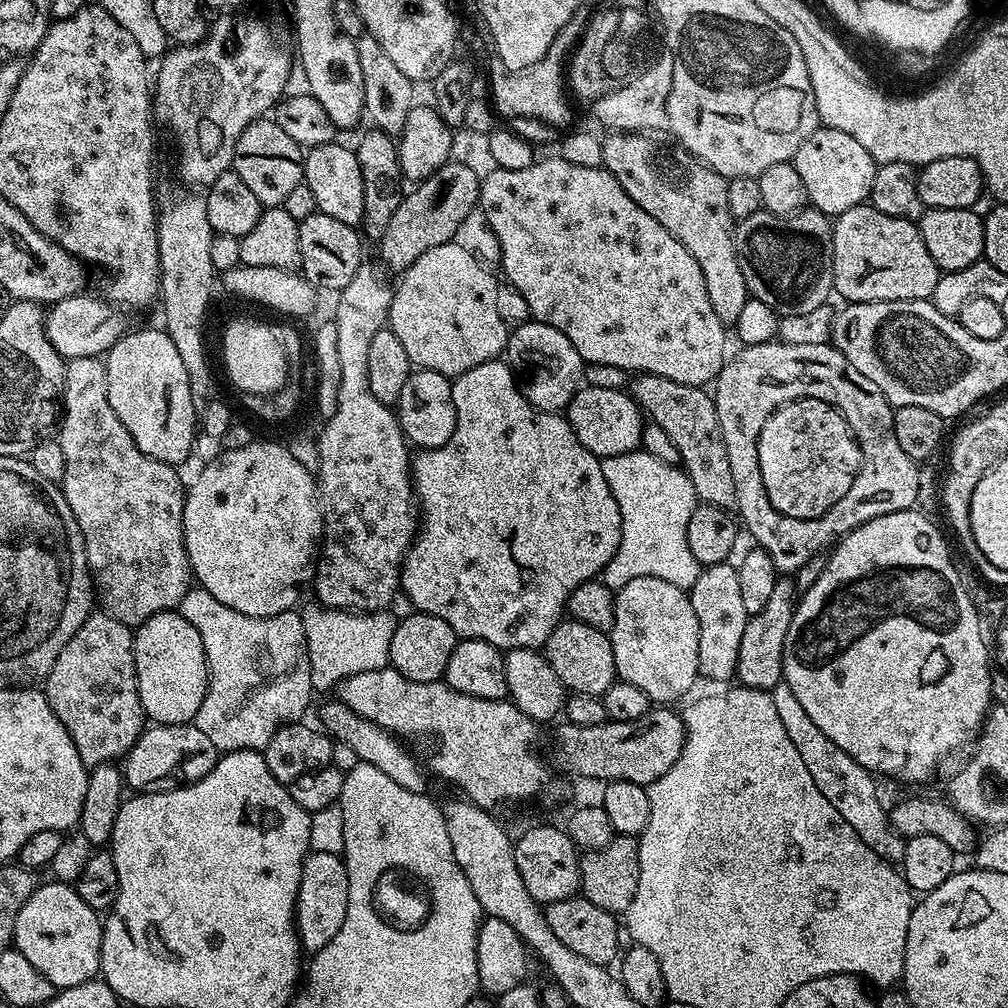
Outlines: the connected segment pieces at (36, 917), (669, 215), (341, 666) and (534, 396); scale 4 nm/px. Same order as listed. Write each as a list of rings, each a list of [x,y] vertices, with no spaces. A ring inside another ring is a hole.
[[[59,882],[41,883],[36,889],[36,893],[18,910],[16,919],[16,935],[14,946],[22,954],[26,954],[26,962],[38,970],[51,984],[57,988],[69,988],[78,986],[82,982],[93,979],[100,970],[100,943],[104,937],[102,931],[101,917],[76,892],[71,884],[61,884]]]
[[[618,131],[605,135],[603,167],[610,175],[616,176],[622,189],[642,210],[646,210],[655,222],[660,222],[669,234],[694,256],[694,261],[698,262],[698,270],[702,270],[702,278],[706,282],[706,295],[710,298],[710,306],[714,306],[714,314],[718,314],[718,318],[725,326],[734,326],[750,297],[746,278],[742,278],[742,266],[738,266],[736,247],[732,241],[734,221],[730,214],[730,206],[726,202],[728,180],[719,176],[712,168],[706,167],[691,152],[686,152],[679,146],[663,148],[648,136],[651,135]]]
[[[337,608],[303,609],[304,629],[306,630],[306,650],[310,654],[310,666],[312,667],[313,689],[320,688],[335,689],[346,678],[354,674],[363,674],[365,670],[378,670],[389,667],[390,638],[394,638],[397,617],[391,616],[391,611],[381,610],[378,612],[343,612]]]
[[[535,318],[508,333],[506,363],[516,375],[520,392],[539,412],[563,413],[584,384],[585,362],[570,346],[570,338]]]

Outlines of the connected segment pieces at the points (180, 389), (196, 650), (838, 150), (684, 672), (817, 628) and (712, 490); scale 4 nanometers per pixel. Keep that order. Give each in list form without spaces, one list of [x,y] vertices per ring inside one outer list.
[[[144,328],[141,332],[129,330],[106,354],[106,394],[114,414],[122,418],[122,426],[130,430],[138,450],[150,458],[158,458],[173,466],[180,463],[192,452],[192,443],[198,437],[198,409],[190,394],[190,378],[186,378],[186,366],[182,366],[182,354],[174,346],[167,332],[156,328]]]
[[[179,611],[159,612],[135,629],[132,649],[136,659],[138,694],[145,717],[156,724],[193,723],[198,714],[198,706],[202,706],[202,698],[208,689],[208,663],[198,630],[194,630],[194,626],[190,626],[190,622],[186,622]]]
[[[823,126],[816,128],[814,134],[810,134],[810,138],[806,138],[806,142],[802,142],[802,146],[798,146],[794,163],[798,174],[802,177],[802,186],[806,186],[808,204],[829,218],[840,216],[846,210],[865,203],[872,195],[878,167],[876,159],[868,153],[866,146],[859,144],[858,138],[850,138],[850,134],[846,134],[842,130]]]
[[[634,578],[626,582],[616,593],[614,606],[614,626],[610,633],[614,646],[614,666],[617,677],[630,686],[638,686],[649,701],[660,706],[668,706],[679,696],[684,696],[700,676],[698,666],[698,618],[694,614],[692,597],[678,586],[670,586],[670,582],[662,582],[662,578]]]
[[[912,508],[894,514],[882,514],[866,522],[847,533],[831,552],[832,557],[829,555],[824,561],[822,574],[818,574],[818,582],[814,582],[814,586],[810,586],[810,590],[806,590],[806,594],[796,600],[796,609],[792,611],[790,630],[786,630],[786,642],[782,650],[782,680],[793,690],[794,698],[798,698],[810,722],[814,722],[818,730],[822,730],[826,738],[844,750],[858,766],[880,778],[889,776],[892,780],[920,784],[935,774],[936,763],[943,756],[950,755],[955,748],[962,747],[968,739],[971,741],[979,733],[993,703],[992,675],[984,672],[984,644],[980,644],[980,632],[976,632],[972,604],[968,604],[968,596],[960,592],[960,584],[956,584],[956,572],[952,572],[952,568],[948,568],[948,560],[944,560],[944,544],[940,544],[940,536],[936,536],[936,532],[932,532],[932,528],[928,528],[920,516],[914,515]]]
[[[641,373],[631,379],[630,395],[639,404],[641,411],[646,413],[654,424],[661,426],[678,448],[680,461],[691,485],[694,486],[697,499],[701,503],[733,511],[737,504],[737,495],[734,478],[730,475],[730,460],[726,455],[721,427],[718,426],[713,395],[703,387],[692,387],[648,373]]]

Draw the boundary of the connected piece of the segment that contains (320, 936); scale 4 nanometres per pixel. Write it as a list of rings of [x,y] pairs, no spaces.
[[[311,851],[303,862],[303,874],[296,900],[296,928],[301,947],[309,953],[319,952],[342,928],[349,901],[349,876],[339,854]]]

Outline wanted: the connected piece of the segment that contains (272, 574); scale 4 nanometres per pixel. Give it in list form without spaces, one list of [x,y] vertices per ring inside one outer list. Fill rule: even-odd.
[[[253,439],[250,446],[242,446],[242,450],[230,450],[229,452],[221,451],[220,456],[216,456],[200,473],[196,476],[196,481],[193,484],[189,483],[186,488],[184,497],[184,541],[186,542],[186,554],[188,561],[192,567],[192,574],[195,583],[201,588],[205,588],[210,594],[214,594],[214,598],[218,598],[218,602],[222,602],[222,606],[230,606],[230,610],[238,610],[238,614],[250,614],[251,616],[273,616],[274,614],[282,614],[283,612],[293,611],[297,607],[296,603],[300,600],[300,591],[304,587],[313,583],[316,574],[316,562],[318,559],[318,549],[322,543],[324,535],[324,513],[320,510],[318,503],[318,480],[313,473],[306,470],[306,466],[302,466],[302,462],[298,462],[298,458],[294,458],[294,454],[290,454],[290,450],[283,444],[275,444],[272,440]]]

